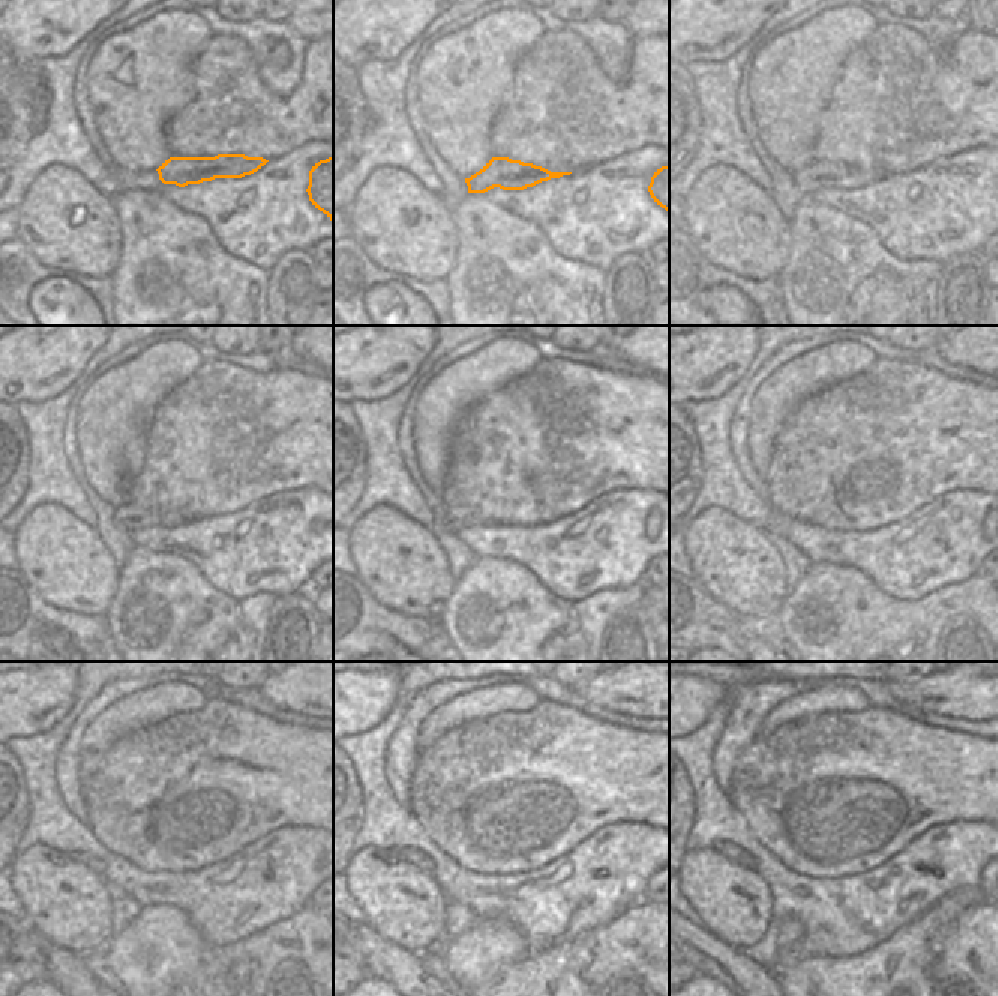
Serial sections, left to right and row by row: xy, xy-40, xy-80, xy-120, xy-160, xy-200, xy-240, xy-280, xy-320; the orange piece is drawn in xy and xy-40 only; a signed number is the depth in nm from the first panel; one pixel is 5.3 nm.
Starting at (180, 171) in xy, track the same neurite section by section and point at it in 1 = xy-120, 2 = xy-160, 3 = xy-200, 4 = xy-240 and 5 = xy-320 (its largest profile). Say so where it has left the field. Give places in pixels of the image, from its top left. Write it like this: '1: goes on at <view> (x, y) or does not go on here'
1: goes on at xy-120 (128, 516)
2: goes on at xy-160 (456, 519)
3: goes on at xy-200 (778, 524)
4: goes on at xy-240 (87, 860)
5: goes on at xy-320 (737, 855)

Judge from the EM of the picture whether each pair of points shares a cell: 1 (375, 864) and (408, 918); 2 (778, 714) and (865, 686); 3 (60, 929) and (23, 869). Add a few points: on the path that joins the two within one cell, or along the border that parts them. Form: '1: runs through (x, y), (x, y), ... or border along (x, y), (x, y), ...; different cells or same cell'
1: runs through (375, 878), (402, 905); same cell
2: border along (829, 684), (856, 687), (872, 704); different cells
3: runs through (60, 914), (60, 906), (38, 884); same cell

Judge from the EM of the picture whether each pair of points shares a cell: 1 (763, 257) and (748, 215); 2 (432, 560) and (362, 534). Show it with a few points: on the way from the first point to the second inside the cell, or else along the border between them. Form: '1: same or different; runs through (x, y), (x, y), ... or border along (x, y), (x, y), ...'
1: same; runs through (757, 246), (748, 236), (748, 225)
2: same; runs through (414, 560), (398, 560), (380, 543)

